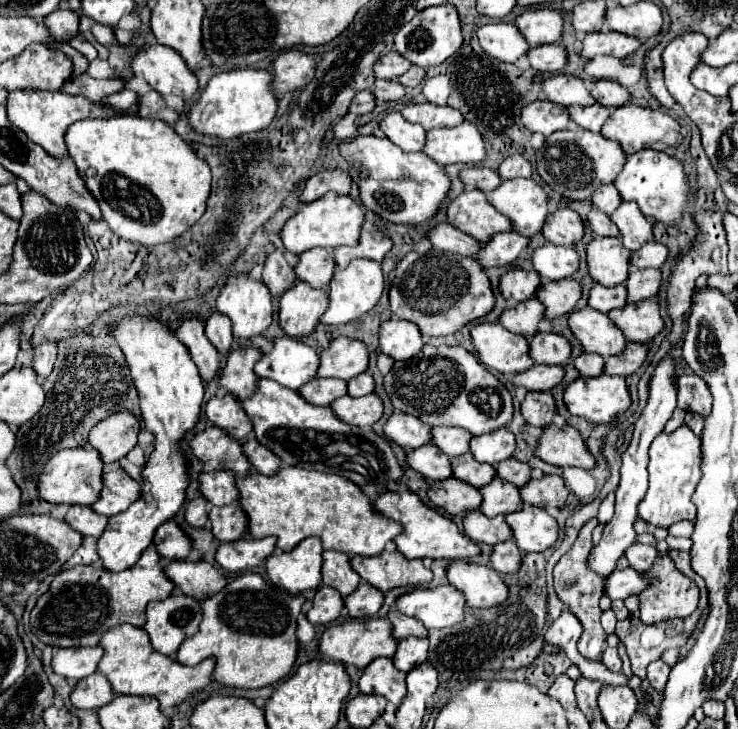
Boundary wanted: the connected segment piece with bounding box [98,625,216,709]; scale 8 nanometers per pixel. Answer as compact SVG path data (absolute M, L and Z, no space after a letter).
M118 625L102 637L100 645L106 649L106 653L98 665L98 671L102 671L108 677L114 691L120 695L140 695L140 697L152 695L160 701L162 709L180 705L190 695L202 691L204 687L208 687L214 681L216 659L208 657L194 667L186 667L186 665L154 651L150 647L150 639L148 639L146 631L138 629L138 627Z

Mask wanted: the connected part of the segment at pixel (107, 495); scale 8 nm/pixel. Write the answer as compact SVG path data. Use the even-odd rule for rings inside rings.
M108 469L104 473L104 489L92 509L100 515L112 517L130 507L140 495L140 483L134 481L124 469Z

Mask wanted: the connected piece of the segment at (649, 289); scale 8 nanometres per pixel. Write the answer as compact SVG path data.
M632 269L626 281L628 303L638 303L638 301L656 297L660 291L660 285L662 285L660 269Z

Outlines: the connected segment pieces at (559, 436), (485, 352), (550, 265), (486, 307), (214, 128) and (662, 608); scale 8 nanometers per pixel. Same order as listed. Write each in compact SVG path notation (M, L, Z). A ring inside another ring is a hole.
M548 425L538 443L536 455L542 461L558 467L580 467L590 471L598 465L582 435L570 425Z
M478 323L472 327L470 335L480 361L490 369L516 375L534 365L528 341L522 335L506 331L498 323Z
M546 243L544 247L534 251L532 267L540 273L544 283L550 283L572 277L580 267L580 259L572 247L558 247Z
M412 251L398 263L394 275L390 289L392 313L398 319L416 323L424 337L456 335L464 325L486 317L494 309L492 285L472 257L444 251L426 255Z
M234 69L210 79L198 101L190 107L190 125L204 135L232 139L268 127L278 111L278 97L270 91L272 75L268 69Z
M658 555L656 563L654 563L654 583L642 591L638 595L640 599L640 621L646 625L654 625L660 621L668 621L674 617L688 617L698 609L698 599L700 599L700 591L696 587L696 583L688 577L684 577L676 567L674 561L668 555Z

